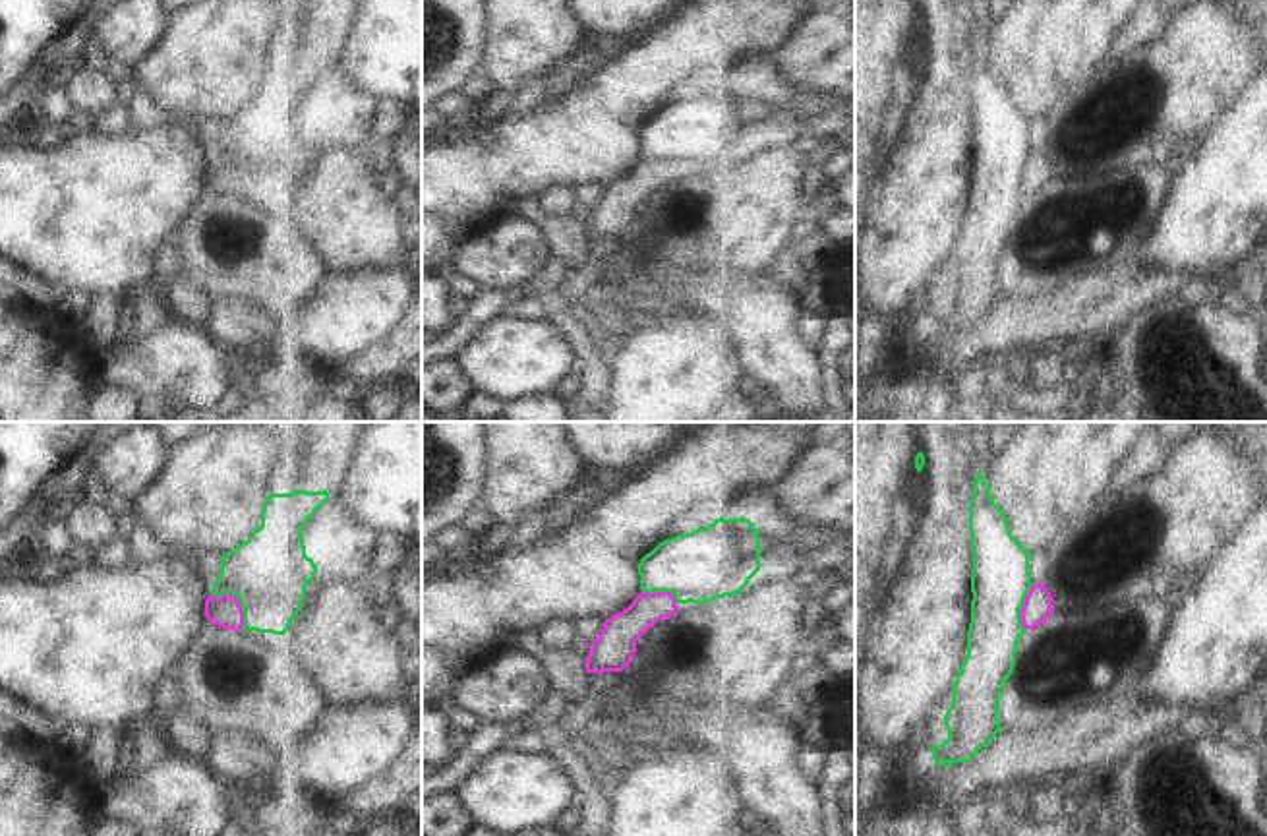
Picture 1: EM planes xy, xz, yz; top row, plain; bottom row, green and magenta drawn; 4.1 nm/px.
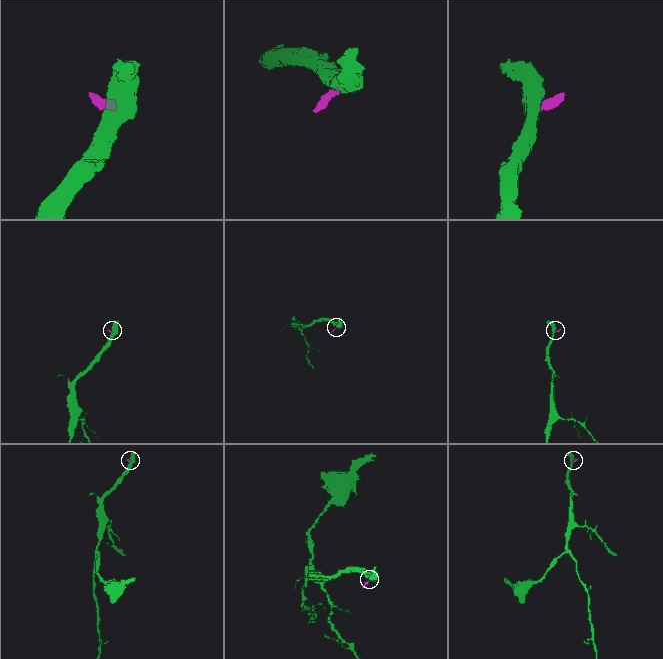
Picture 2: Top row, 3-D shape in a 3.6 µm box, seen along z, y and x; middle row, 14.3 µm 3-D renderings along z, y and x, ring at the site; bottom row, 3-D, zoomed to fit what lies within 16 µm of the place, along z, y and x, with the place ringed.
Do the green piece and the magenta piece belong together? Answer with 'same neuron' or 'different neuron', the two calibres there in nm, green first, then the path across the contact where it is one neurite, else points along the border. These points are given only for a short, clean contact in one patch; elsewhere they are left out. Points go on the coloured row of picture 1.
different neuron; calibres 320 and 130 nm; border xy (211, 593), (217, 597), (233, 595), (238, 600), (242, 627)

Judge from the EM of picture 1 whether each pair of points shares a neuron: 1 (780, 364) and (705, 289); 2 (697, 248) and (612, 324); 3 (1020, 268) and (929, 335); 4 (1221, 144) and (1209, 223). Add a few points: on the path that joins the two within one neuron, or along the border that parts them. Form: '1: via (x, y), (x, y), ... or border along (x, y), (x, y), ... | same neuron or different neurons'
1: via (768, 343), (726, 300) | same neuron
2: via (674, 250), (623, 300) | same neuron
3: border along (1047, 291), (1035, 297), (1002, 297) | different neurons
4: via (1221, 163), (1221, 204) | same neuron

